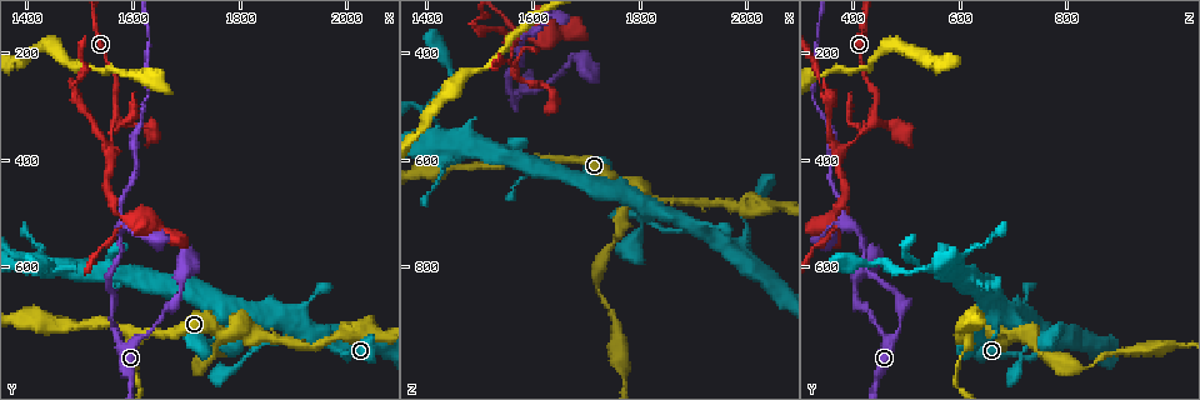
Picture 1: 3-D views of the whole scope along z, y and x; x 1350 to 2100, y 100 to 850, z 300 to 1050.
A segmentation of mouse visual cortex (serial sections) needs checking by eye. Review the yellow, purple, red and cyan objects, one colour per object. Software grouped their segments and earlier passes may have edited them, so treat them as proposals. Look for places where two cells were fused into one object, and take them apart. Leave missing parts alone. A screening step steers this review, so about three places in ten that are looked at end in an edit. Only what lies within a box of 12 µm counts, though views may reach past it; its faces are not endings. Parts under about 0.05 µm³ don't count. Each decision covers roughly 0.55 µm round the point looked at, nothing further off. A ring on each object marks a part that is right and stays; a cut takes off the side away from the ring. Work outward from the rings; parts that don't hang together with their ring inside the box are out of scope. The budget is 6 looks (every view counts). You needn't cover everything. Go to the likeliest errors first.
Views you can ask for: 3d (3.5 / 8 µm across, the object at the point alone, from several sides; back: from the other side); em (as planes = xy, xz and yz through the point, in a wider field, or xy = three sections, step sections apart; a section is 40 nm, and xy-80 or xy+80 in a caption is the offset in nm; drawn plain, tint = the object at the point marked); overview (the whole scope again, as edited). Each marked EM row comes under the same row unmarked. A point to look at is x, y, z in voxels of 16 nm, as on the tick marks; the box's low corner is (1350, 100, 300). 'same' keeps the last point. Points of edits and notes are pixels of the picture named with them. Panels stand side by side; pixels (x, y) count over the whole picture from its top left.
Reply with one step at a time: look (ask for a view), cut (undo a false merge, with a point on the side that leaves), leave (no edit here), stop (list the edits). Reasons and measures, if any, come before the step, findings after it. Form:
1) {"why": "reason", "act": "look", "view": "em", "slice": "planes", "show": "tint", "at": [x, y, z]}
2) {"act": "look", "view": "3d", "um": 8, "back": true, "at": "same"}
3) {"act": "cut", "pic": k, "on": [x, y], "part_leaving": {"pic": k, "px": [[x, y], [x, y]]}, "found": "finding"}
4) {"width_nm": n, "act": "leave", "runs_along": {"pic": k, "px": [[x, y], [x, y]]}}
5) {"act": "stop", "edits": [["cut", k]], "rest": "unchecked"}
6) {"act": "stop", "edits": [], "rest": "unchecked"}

{"why": "calibre changes", "act": "look", "view": "3d", "um": 3.5, "at": [1605, 725, 605]}

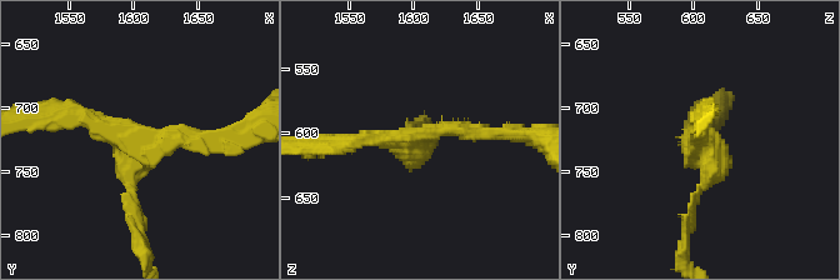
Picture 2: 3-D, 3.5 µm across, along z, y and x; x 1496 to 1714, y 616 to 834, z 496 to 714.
{"arms": 3, "arm_widths_nm": [150, 200, 200], "why": "shape alone is not enough", "act": "look", "view": "em", "slice": "xy", "step": 3, "show": "tint", "at": [1604, 730, 606]}

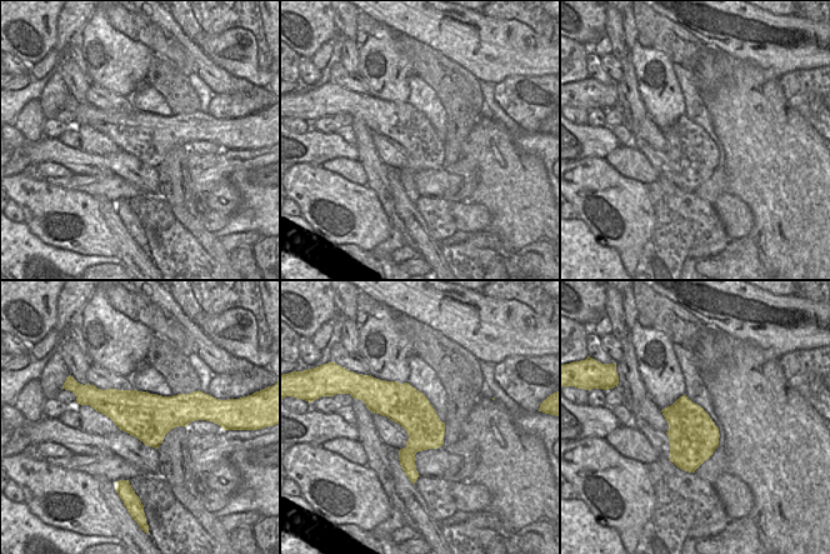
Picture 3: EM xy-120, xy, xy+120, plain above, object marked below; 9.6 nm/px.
{"act": "leave", "runs_along": {"pic": 2, "px": [[218, 140], [141, 148], [61, 118]]}, "found": "all the same cell"}

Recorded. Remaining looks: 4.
{"why": "branch point", "act": "look", "view": "3d", "um": 3.5, "at": [1560, 315, 445]}

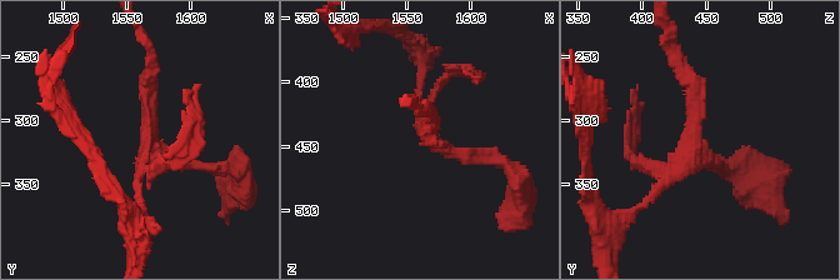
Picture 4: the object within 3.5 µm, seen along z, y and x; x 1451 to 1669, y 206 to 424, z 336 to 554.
{"act": "look", "view": "em", "slice": "xy", "step": 5, "show": "tint", "at": [1566, 322, 444]}

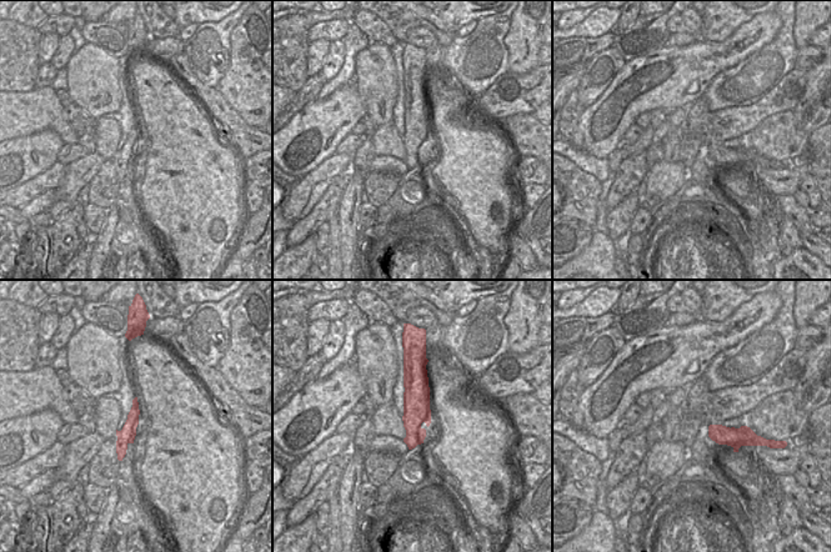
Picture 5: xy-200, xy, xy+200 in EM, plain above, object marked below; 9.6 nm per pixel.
{"act": "leave", "runs_along": {"pic": 5, "px": [[420, 366], [411, 445]]}, "found": "continuous, no second cell"}

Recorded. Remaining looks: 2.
{"act": "look", "view": "3d", "um": 3.5, "at": [1775, 725, 650]}

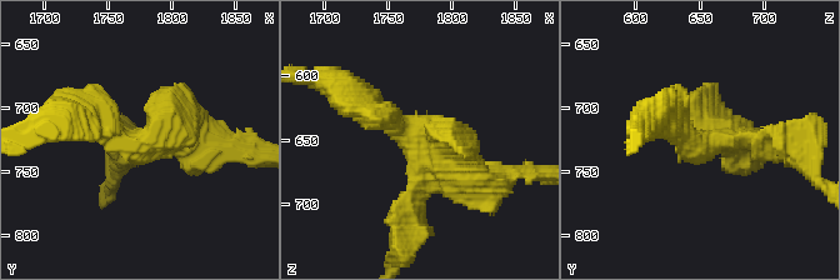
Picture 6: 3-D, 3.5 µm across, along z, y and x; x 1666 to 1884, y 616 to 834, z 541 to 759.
{"why": "need the tissue", "act": "look", "view": "em", "slice": "xy", "step": 3, "show": "tint", "at": [1776, 726, 654]}

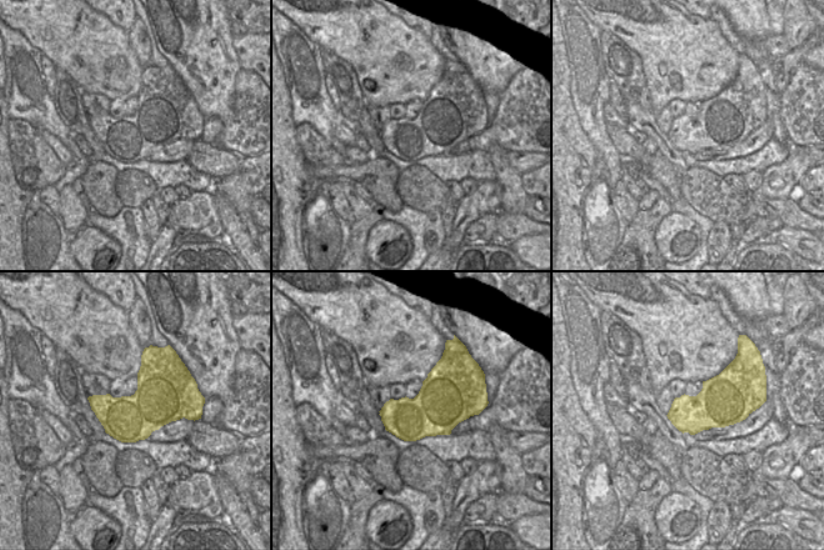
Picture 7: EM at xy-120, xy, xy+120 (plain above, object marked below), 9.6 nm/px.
{"width_nm": 480, "act": "leave", "runs_along": {"pic": 6, "px": [[354, 96], [484, 183]]}, "found": "one cell here"}

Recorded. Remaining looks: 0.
{"act": "stop", "edits": [], "rest": "unchecked"}

